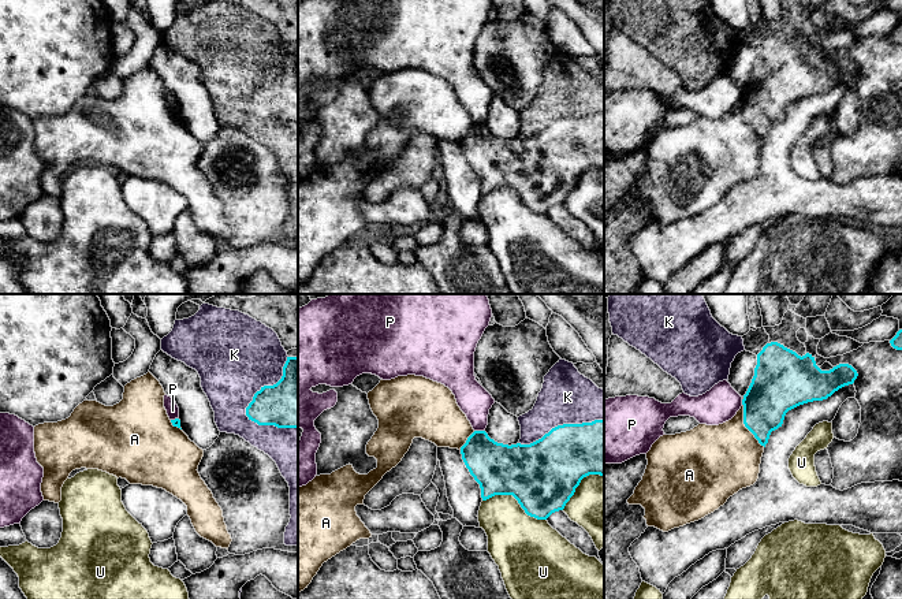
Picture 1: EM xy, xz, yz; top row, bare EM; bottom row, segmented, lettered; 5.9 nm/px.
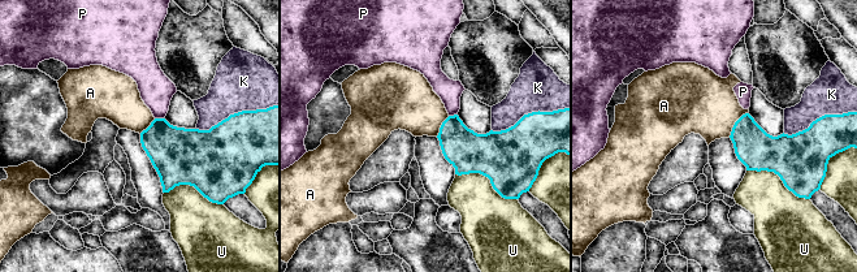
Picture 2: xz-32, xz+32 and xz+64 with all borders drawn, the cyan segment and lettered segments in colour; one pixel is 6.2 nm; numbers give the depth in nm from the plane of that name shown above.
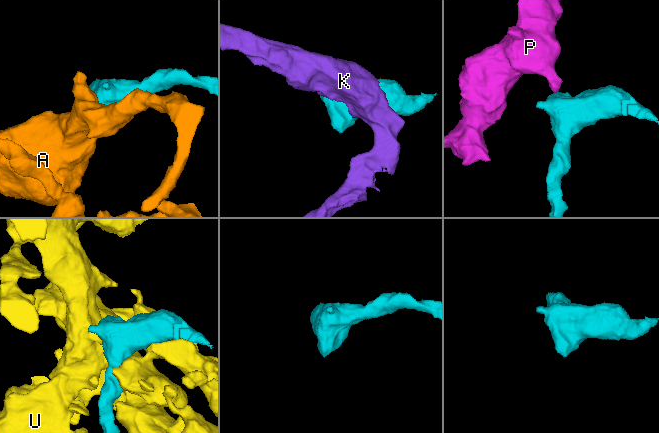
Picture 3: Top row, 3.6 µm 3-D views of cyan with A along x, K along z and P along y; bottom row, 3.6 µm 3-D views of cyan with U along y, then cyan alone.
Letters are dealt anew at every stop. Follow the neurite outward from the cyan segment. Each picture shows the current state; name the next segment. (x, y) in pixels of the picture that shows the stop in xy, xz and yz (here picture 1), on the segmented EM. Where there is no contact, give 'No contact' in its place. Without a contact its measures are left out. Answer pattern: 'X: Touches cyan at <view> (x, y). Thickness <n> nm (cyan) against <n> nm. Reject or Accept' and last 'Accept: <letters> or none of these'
A: Touches cyan at yz (745, 426). Thickness 280 nm (cyan) against 420 nm. Reject
K: Touches cyan at xy (261, 387). Thickness 320 nm (cyan) against 480 nm. Reject
P: Touches cyan at xz (480, 431). Thickness 300 nm (cyan) against 190 nm. Reject
U: Touches cyan at xz (515, 498). Thickness 400 nm (cyan) against 340 nm. Reject
Accept: none of these

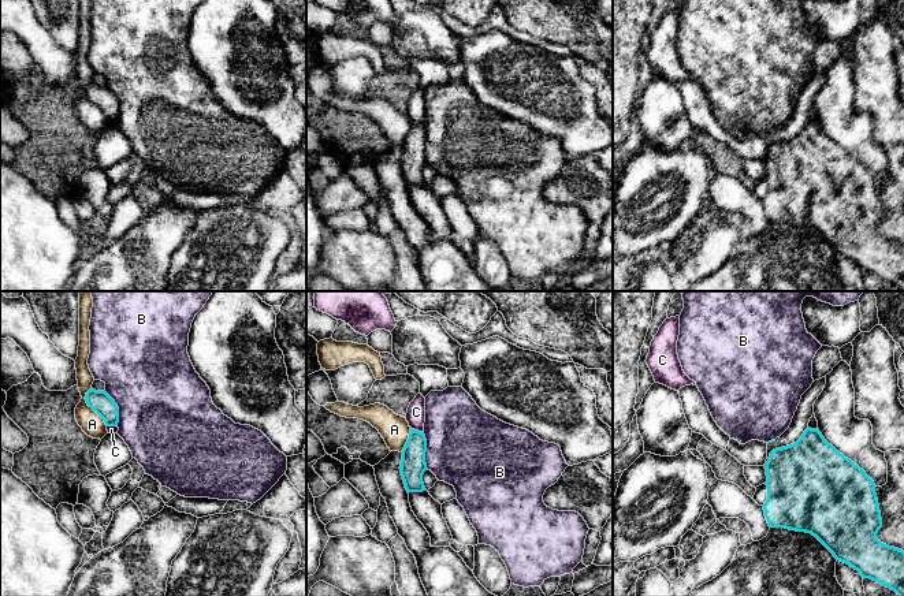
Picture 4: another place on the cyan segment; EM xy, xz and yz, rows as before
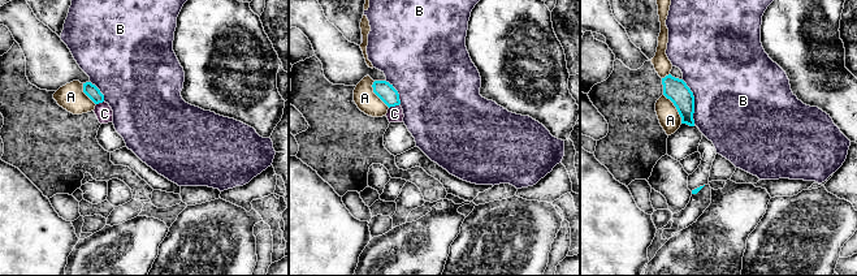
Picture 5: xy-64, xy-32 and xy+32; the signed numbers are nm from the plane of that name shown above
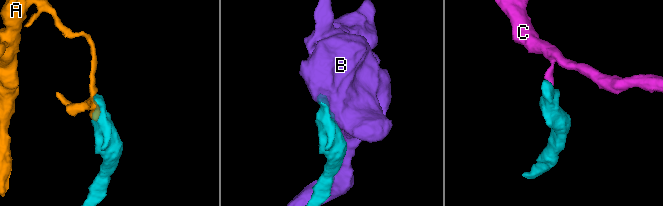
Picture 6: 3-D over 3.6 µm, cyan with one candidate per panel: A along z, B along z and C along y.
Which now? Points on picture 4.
A: Touches cyan at xy (90, 406). Thickness 120 nm (cyan) against 140 nm. Reject
B: Touches cyan at xz (426, 450). Thickness 150 nm (cyan) against 480 nm. Reject
C: Touches cyan at xz (417, 431). Thickness 150 nm (cyan) against 110 nm. Reject
Accept: none of these

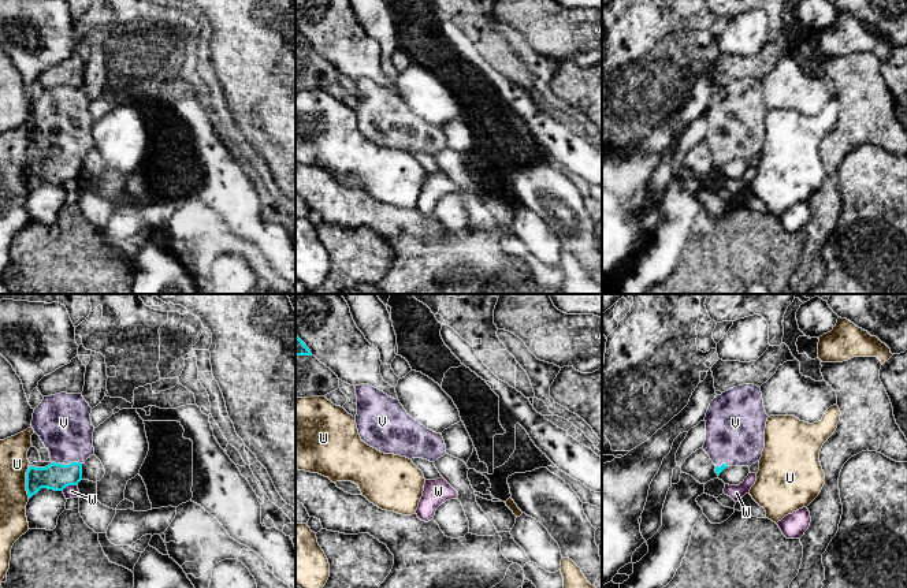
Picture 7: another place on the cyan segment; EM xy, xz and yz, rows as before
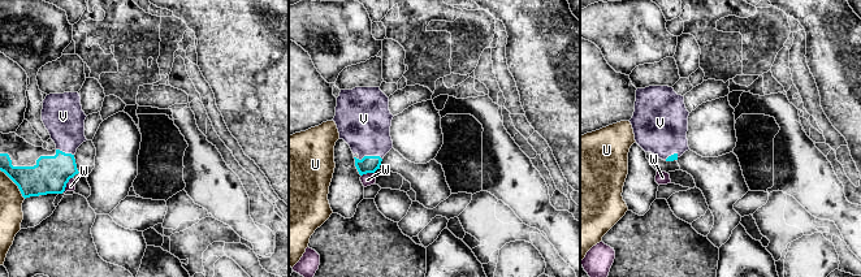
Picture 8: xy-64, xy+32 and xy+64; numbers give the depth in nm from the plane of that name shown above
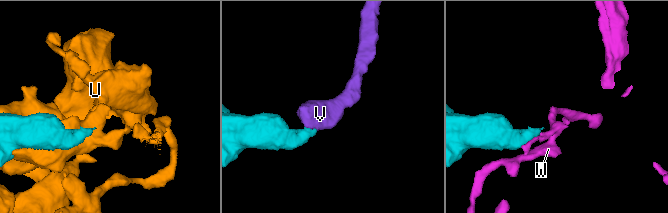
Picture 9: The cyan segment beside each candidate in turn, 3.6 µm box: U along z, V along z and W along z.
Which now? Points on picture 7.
U: Touches cyan at xy (26, 483). Thickness 160 nm (cyan) against 170 nm. Reject
V: Touches cyan at xy (69, 464). Thickness 160 nm (cyan) against 320 nm. Accept
W: Touches cyan at xy (69, 484). Thickness 160 nm (cyan) against 80 nm. Reject
Accept: V

